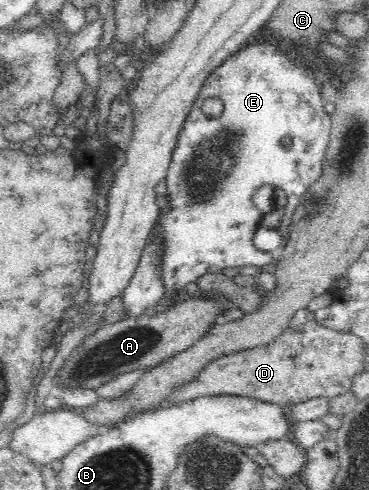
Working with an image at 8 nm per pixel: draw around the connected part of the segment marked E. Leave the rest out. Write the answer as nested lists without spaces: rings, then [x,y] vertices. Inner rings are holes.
[[[272,42],[252,44],[229,56],[204,80],[179,133],[165,176],[170,209],[160,213],[152,230],[161,238],[159,252],[164,257],[161,279],[168,292],[182,290],[186,284],[197,283],[206,274],[222,273],[226,268],[252,266],[268,269],[281,260],[288,242],[292,214],[300,204],[302,194],[323,174],[332,129],[332,117],[324,110],[319,78],[314,76],[316,72],[308,65],[294,62],[288,59],[282,47],[274,46]],[[208,98],[222,100],[224,109],[219,118],[209,118],[202,112],[202,104]],[[264,184],[282,189],[288,202],[278,227],[282,236],[280,246],[270,252],[258,250],[253,243],[263,217],[262,211],[255,208],[253,199],[256,190]]]

